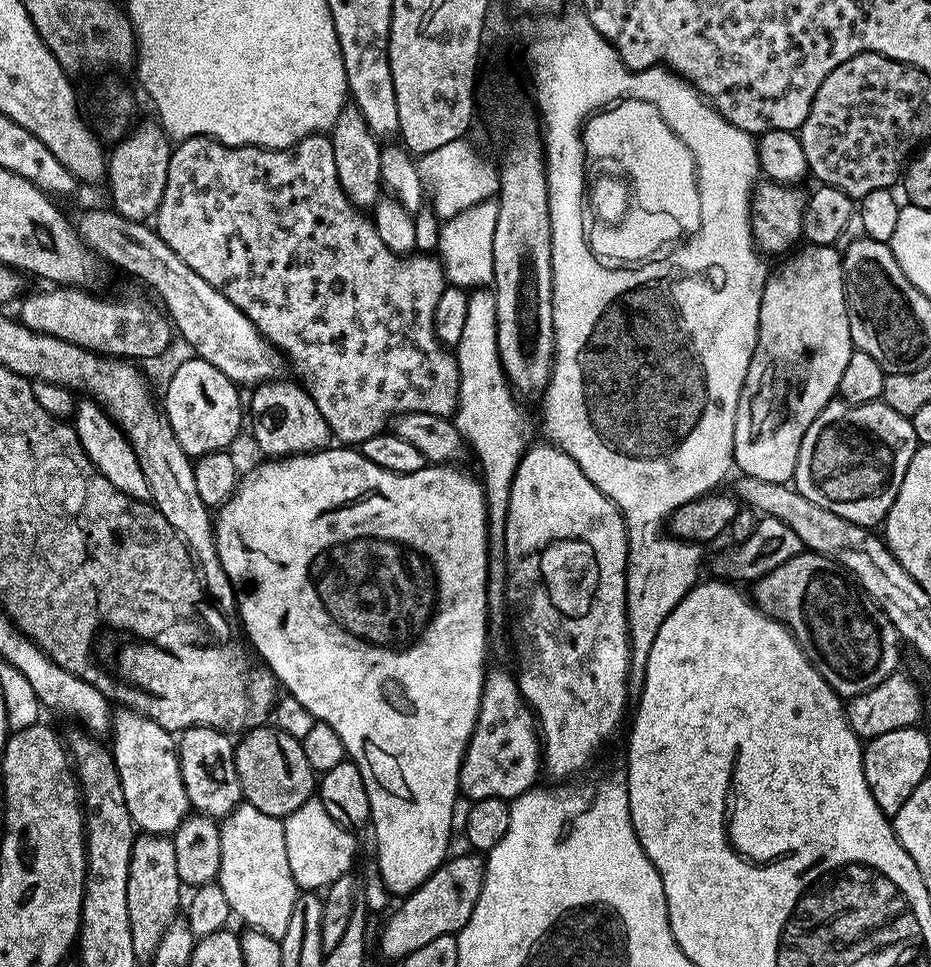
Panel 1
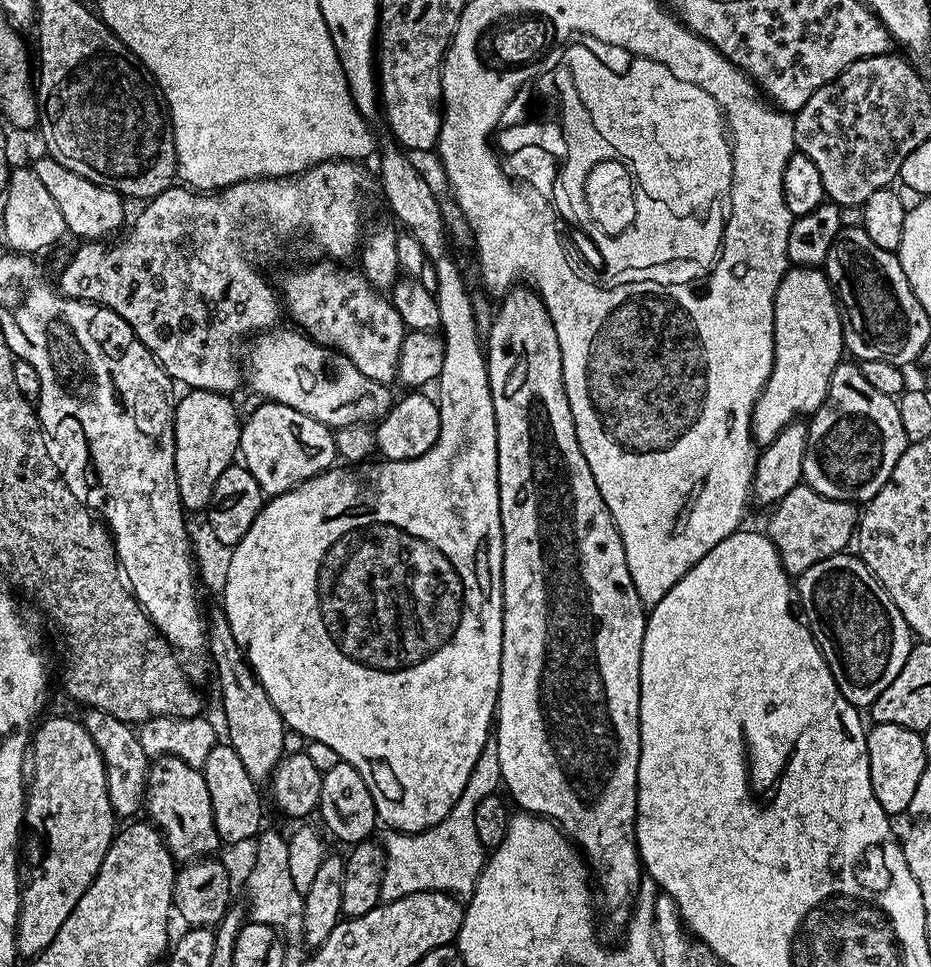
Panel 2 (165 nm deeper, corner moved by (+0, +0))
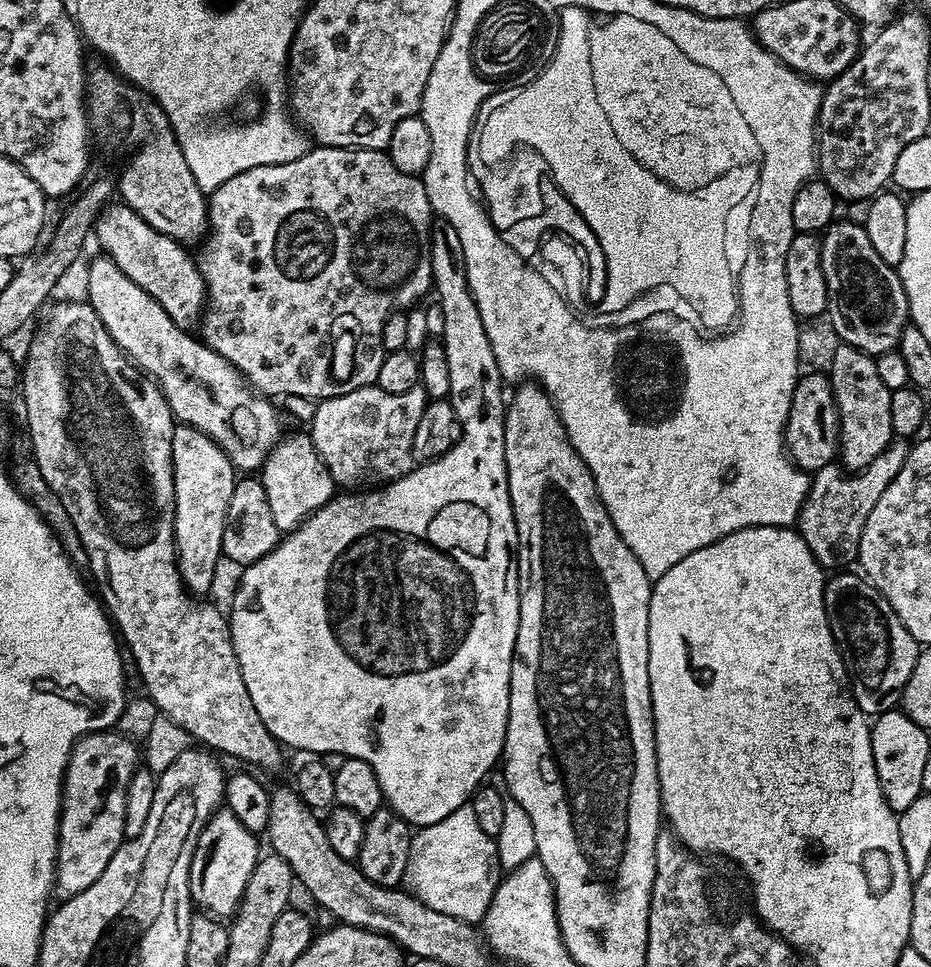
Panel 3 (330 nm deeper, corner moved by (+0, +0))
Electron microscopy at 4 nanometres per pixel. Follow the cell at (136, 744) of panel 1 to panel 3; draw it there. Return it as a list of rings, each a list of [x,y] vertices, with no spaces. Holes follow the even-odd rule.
[[[227,806],[212,813],[208,825],[198,838],[188,871],[192,903],[201,913],[213,918],[231,918],[236,915],[236,908],[246,890],[246,882],[250,882],[250,874],[262,855],[256,840],[257,833],[246,830],[246,826],[234,818]]]

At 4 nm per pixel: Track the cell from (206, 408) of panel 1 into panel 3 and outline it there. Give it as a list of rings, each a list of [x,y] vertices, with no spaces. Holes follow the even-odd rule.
[[[177,423],[172,429],[172,473],[174,474],[174,494],[176,495],[176,505],[174,506],[174,538],[176,539],[176,567],[180,569],[180,578],[184,582],[184,587],[193,594],[208,594],[212,588],[212,583],[216,580],[216,567],[222,564],[222,534],[224,533],[224,523],[226,522],[226,510],[230,506],[230,494],[234,494],[234,486],[238,479],[237,469],[233,468],[228,461],[228,456],[222,449],[206,435],[205,432],[191,428],[189,424]]]

